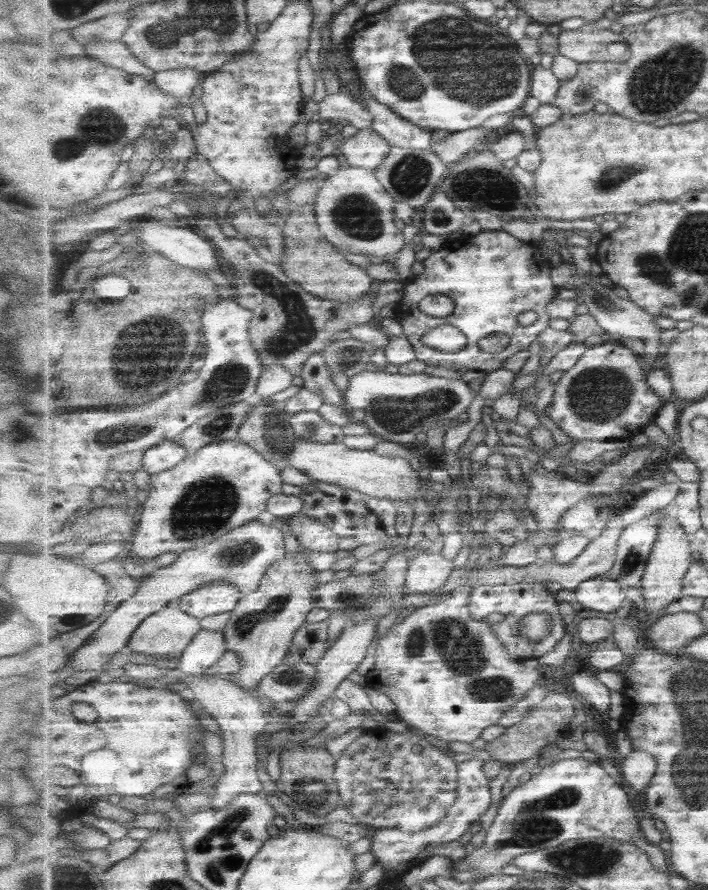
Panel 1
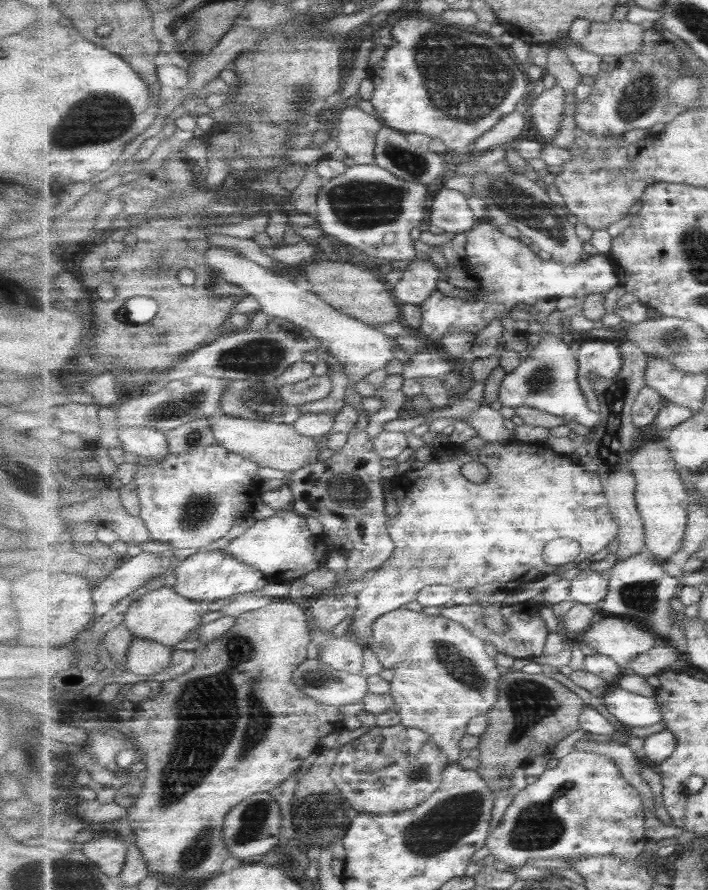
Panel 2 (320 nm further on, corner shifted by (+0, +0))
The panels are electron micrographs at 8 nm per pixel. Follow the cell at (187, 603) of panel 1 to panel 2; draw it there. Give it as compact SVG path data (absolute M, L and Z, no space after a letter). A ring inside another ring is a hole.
M214 546L181 561L173 572L171 580L175 592L189 600L198 602L214 602L215 600L230 599L239 594L251 593L261 590L271 582L263 572L254 566L236 559L235 556L223 551L223 547Z

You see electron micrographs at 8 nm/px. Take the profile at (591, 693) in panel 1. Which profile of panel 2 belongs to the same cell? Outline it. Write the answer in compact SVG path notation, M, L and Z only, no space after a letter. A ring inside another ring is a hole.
M617 687L608 691L604 705L626 728L645 728L663 720L656 696L642 696Z

